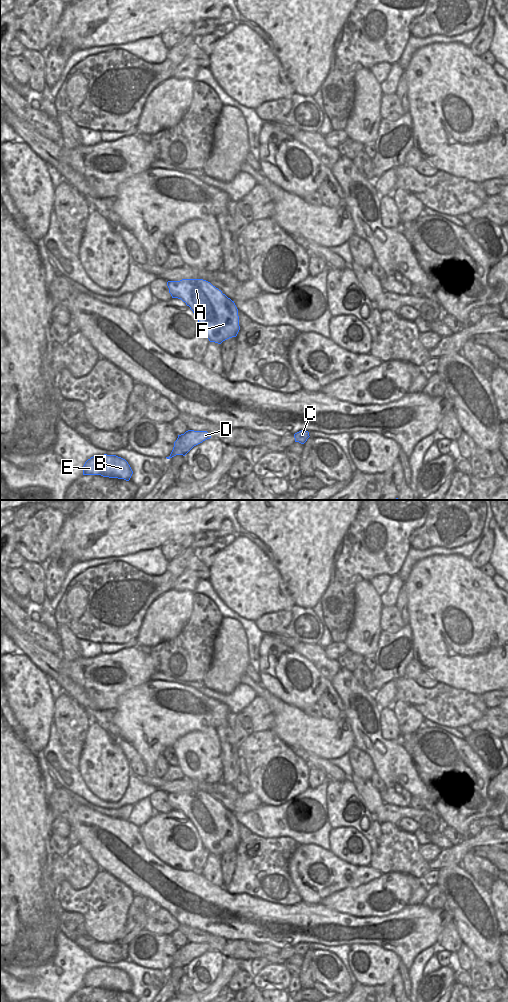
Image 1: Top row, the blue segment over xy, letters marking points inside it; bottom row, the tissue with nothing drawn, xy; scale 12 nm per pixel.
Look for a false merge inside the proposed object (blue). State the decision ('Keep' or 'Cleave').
Keep

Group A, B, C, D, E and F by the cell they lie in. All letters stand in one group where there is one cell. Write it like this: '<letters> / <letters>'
A B C D E F

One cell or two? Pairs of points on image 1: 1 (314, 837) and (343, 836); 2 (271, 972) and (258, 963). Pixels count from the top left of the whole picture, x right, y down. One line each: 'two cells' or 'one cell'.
1: two cells
2: two cells

